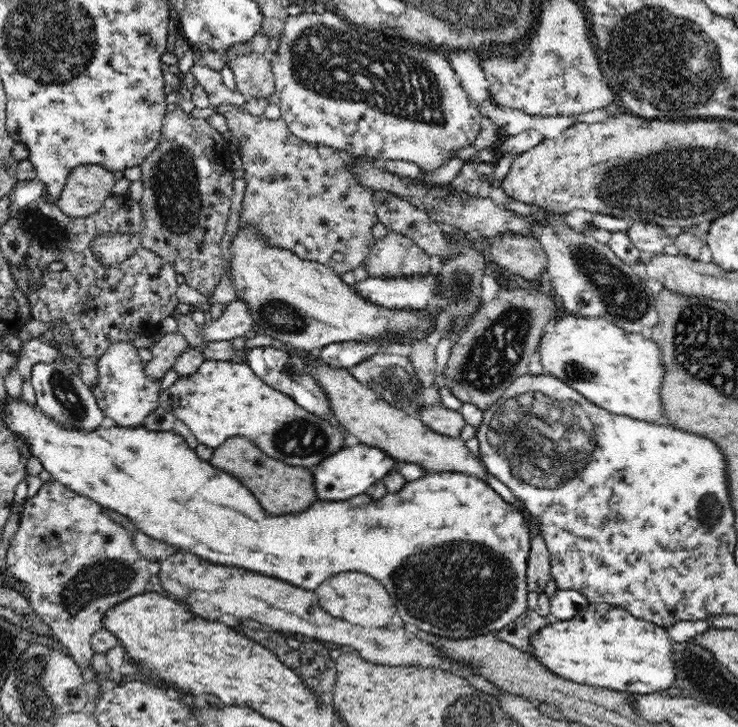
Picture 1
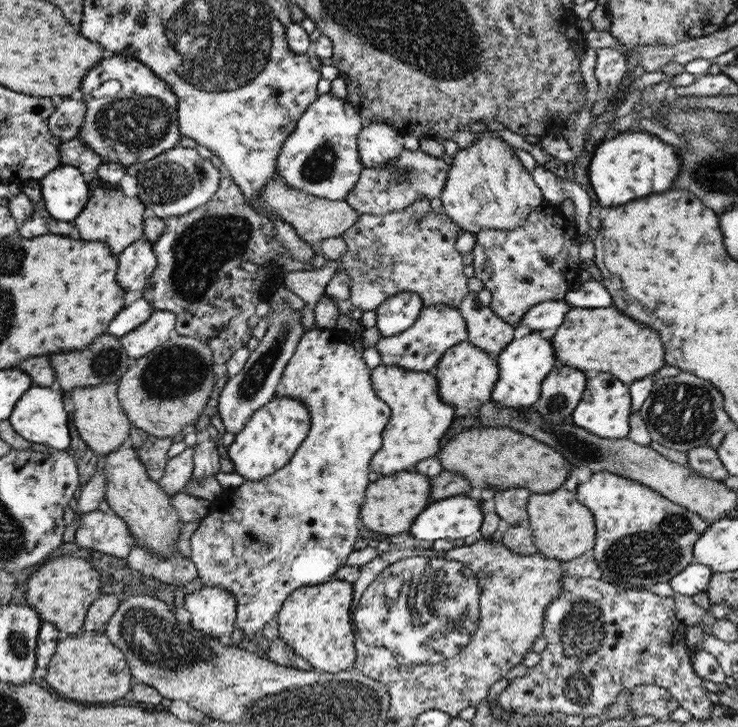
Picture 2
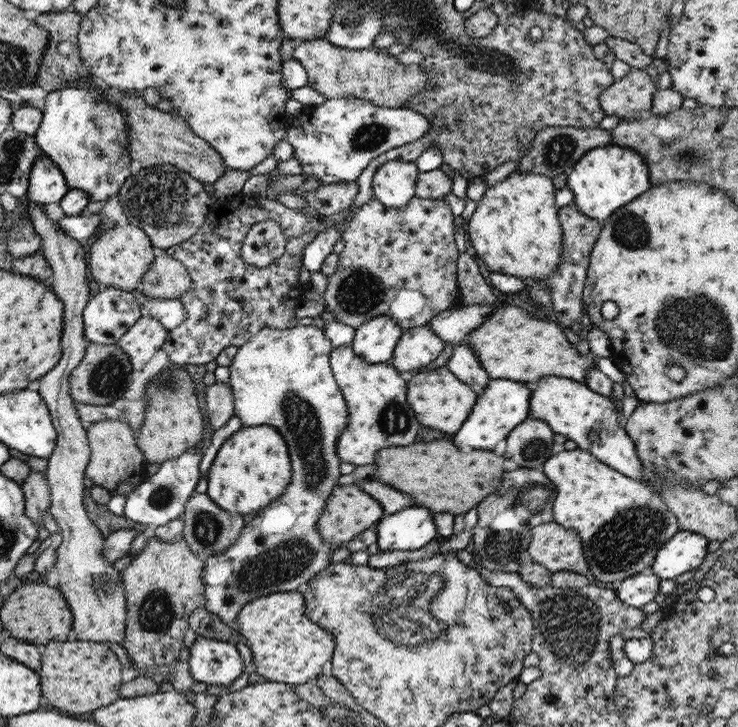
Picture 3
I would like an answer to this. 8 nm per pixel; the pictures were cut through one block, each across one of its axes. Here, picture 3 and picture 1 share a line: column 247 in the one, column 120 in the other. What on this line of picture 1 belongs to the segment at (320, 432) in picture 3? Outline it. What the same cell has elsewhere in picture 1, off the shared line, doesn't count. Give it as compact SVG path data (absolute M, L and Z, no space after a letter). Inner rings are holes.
M114 342L96 360L98 384L90 388L103 414L110 417L120 427L137 427L144 424L144 418L159 407L160 380L145 375L145 362L138 357L136 347L131 342ZM57 481L43 482L37 494L26 498L18 530L6 553L6 575L16 581L16 590L32 606L34 614L53 630L66 652L72 654L83 676L84 689L90 702L97 703L104 692L98 675L92 667L92 634L102 628L104 614L116 604L145 592L150 580L149 559L136 551L132 535L122 525L110 519L101 504L88 497L80 496Z

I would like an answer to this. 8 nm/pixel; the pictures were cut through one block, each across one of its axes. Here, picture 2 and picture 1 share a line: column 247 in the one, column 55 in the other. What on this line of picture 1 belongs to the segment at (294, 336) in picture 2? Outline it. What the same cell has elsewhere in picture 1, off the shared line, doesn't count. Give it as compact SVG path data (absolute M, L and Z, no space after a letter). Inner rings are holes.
M57 358L48 364L38 362L32 366L31 384L35 390L37 406L48 419L54 419L54 423L62 428L93 432L101 426L105 415L97 405L97 398L90 387L82 382L80 374L76 374L74 369L74 363L66 364Z

